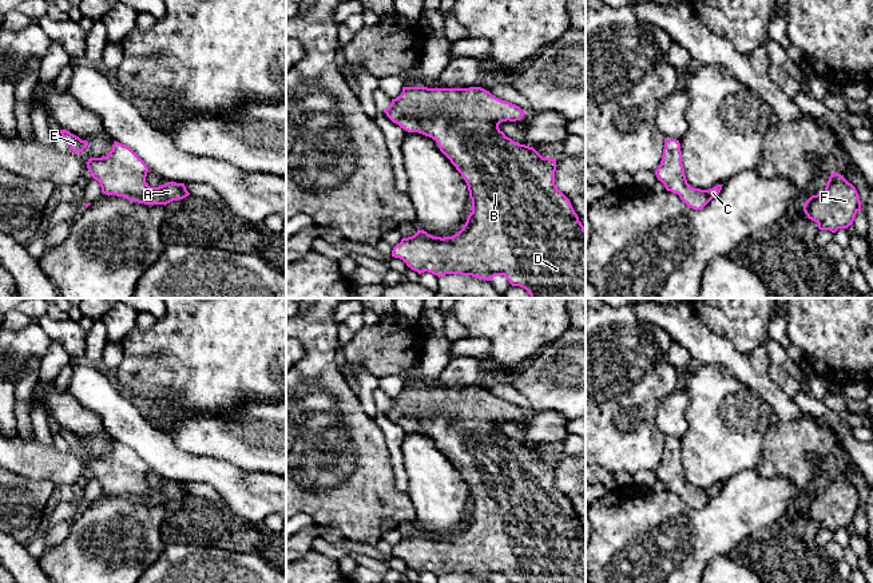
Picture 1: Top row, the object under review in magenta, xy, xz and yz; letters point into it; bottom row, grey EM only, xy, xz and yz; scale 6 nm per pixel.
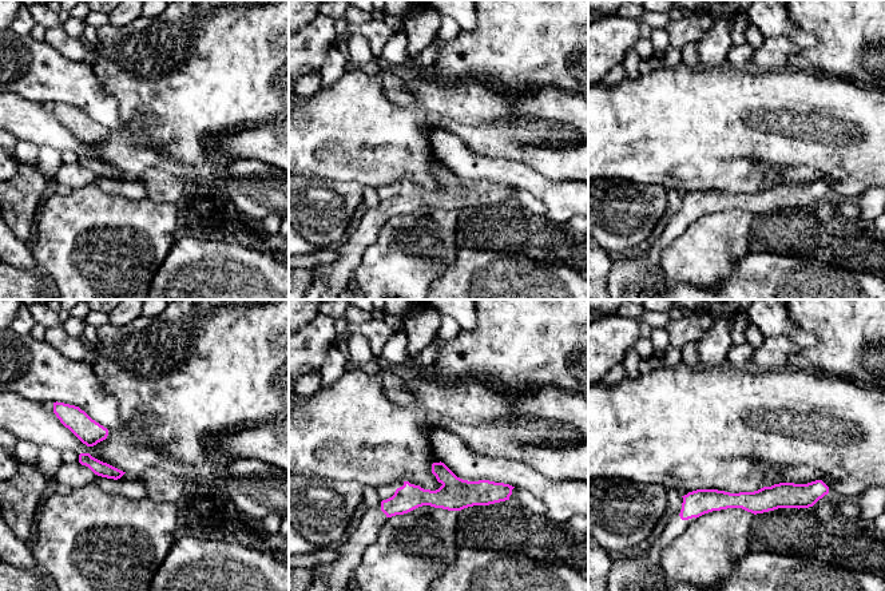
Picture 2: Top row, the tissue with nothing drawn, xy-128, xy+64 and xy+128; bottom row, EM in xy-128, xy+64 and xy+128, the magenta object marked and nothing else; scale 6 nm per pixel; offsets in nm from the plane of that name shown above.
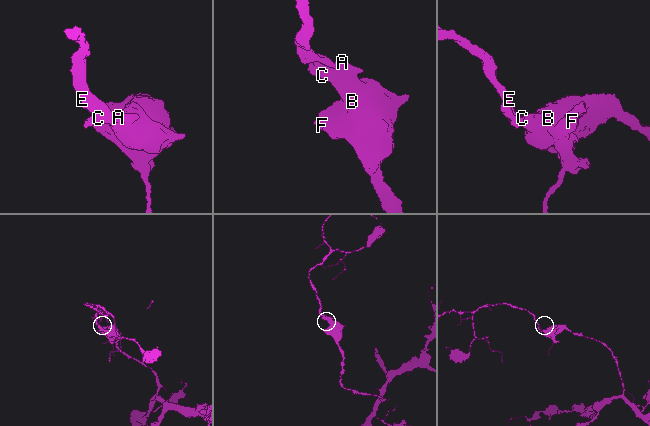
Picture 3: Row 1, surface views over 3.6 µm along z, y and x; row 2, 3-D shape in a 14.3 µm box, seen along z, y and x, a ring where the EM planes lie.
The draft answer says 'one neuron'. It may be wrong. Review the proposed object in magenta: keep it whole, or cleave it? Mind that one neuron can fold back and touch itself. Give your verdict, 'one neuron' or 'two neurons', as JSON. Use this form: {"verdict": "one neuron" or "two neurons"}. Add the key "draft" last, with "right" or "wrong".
{"verdict": "one neuron", "draft": "right"}

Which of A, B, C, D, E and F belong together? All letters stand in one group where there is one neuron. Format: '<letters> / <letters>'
A B C D E F

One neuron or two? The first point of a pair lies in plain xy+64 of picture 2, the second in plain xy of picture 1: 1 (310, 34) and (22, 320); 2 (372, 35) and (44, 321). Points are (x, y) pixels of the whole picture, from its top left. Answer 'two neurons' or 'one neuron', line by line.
1: one neuron
2: one neuron

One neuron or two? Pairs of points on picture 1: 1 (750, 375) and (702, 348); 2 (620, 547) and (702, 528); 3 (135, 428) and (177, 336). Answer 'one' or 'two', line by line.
1: one
2: one
3: two

